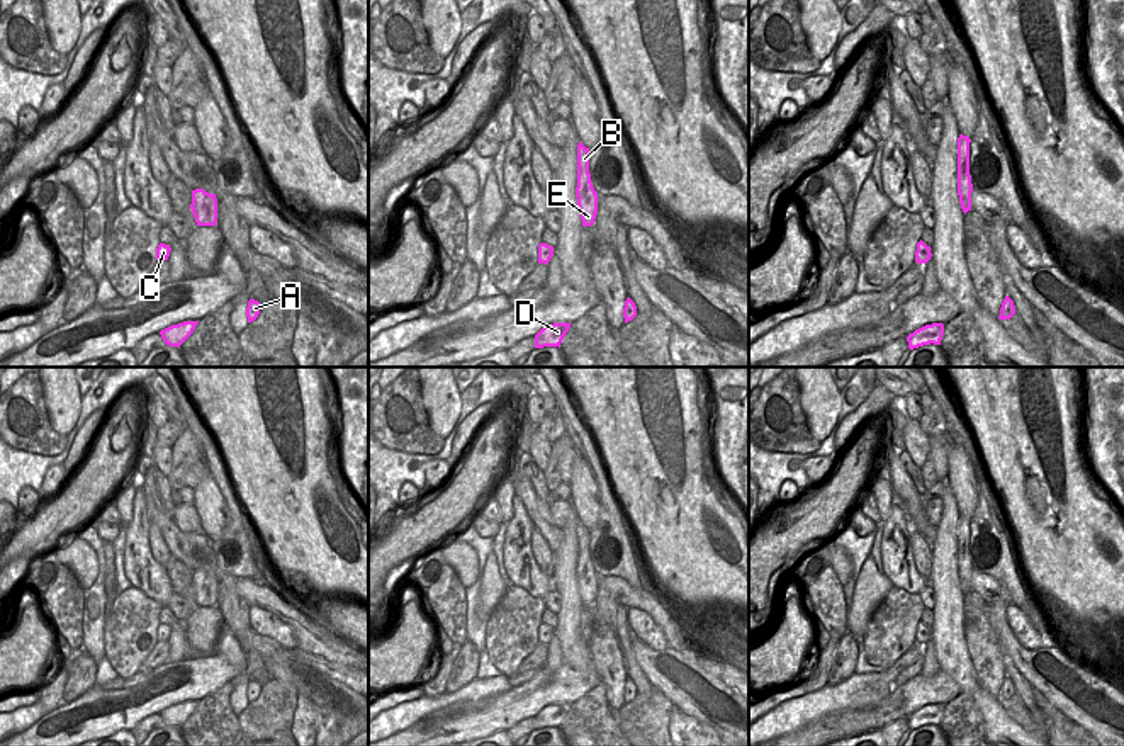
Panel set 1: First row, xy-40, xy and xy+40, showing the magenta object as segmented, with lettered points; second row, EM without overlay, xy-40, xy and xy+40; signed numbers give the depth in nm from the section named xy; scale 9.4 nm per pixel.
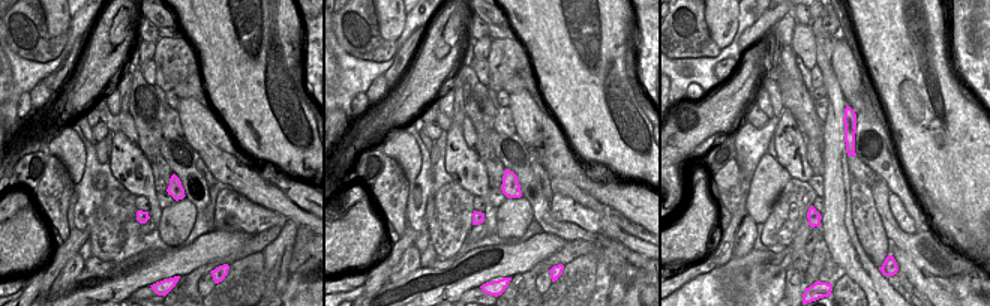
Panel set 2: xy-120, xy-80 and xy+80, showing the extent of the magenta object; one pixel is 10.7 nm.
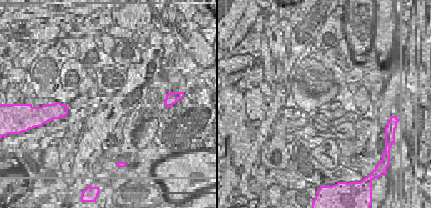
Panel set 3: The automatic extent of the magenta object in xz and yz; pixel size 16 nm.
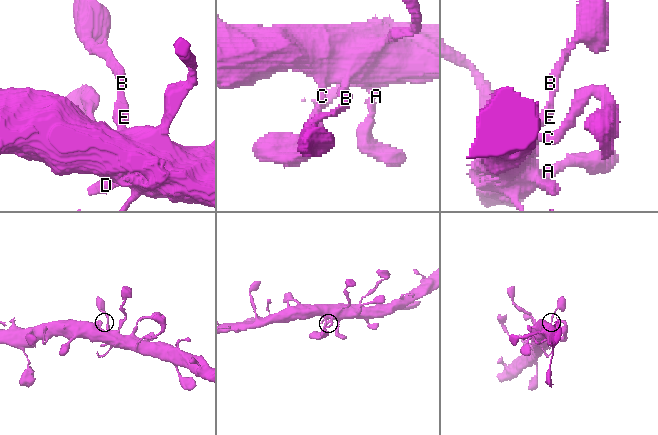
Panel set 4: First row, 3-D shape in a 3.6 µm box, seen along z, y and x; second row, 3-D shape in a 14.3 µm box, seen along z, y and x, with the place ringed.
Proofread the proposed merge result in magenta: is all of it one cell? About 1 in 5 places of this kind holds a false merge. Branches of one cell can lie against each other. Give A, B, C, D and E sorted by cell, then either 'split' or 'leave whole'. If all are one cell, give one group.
A B C D E | leave whole

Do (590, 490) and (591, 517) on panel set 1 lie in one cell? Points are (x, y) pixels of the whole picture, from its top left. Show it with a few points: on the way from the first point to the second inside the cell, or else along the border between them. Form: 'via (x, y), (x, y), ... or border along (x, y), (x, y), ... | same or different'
via (590, 497), (590, 510) | same

